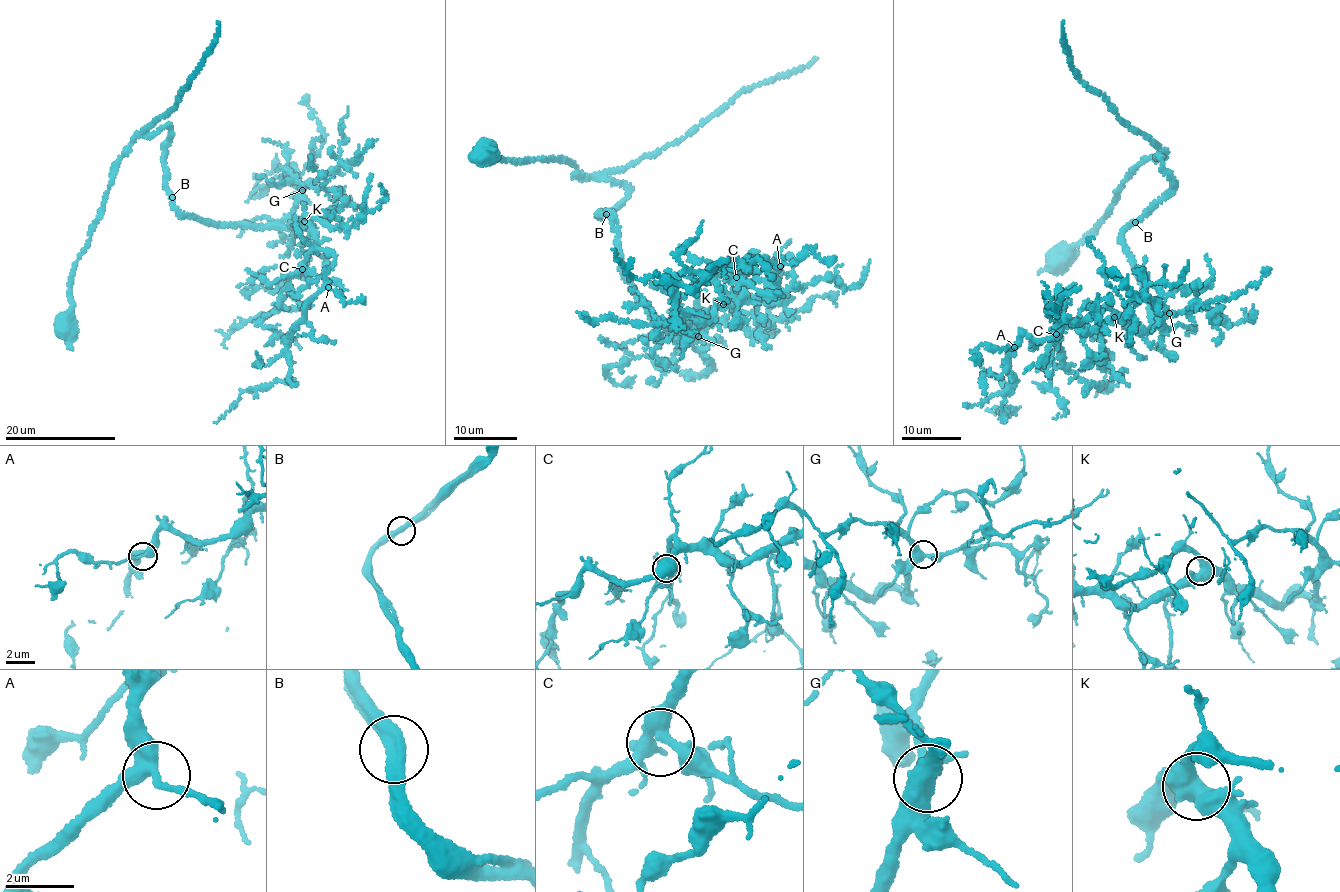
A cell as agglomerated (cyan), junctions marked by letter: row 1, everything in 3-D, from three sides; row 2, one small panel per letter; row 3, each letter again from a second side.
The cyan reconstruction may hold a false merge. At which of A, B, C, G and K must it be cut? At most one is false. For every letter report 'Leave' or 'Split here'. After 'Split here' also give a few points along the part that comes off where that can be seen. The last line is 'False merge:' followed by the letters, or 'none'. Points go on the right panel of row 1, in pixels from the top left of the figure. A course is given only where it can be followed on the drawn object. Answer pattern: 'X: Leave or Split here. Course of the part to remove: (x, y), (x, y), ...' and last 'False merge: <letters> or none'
A: Leave
B: Leave
C: Leave
G: Leave
K: Leave
False merge: none

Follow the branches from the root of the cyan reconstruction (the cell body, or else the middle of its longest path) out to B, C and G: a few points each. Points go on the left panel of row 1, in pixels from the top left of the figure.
B: (68, 326), (76, 260), (88, 246), (116, 161), (137, 135), (171, 130), (162, 165), (171, 197)
C: (68, 326), (75, 263), (116, 161), (163, 128), (178, 212), (307, 224), (315, 248), (302, 269)
G: (68, 326), (76, 260), (116, 161), (137, 135), (171, 130), (162, 165), (184, 215), (275, 223), (302, 190)

